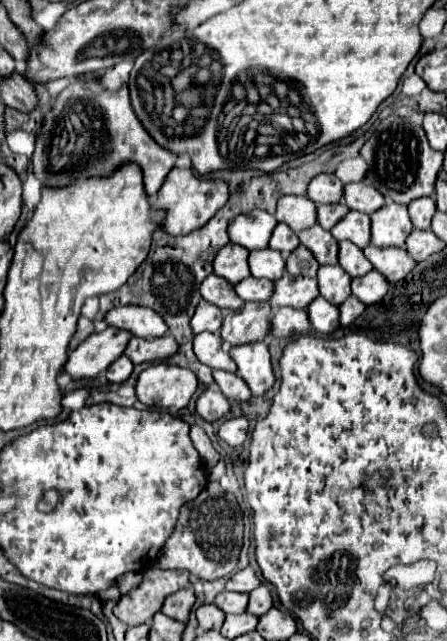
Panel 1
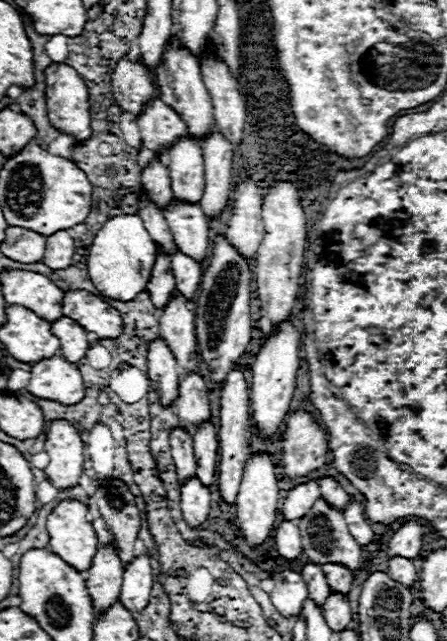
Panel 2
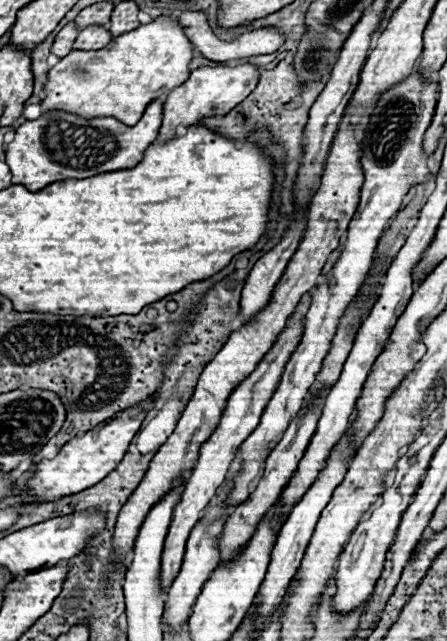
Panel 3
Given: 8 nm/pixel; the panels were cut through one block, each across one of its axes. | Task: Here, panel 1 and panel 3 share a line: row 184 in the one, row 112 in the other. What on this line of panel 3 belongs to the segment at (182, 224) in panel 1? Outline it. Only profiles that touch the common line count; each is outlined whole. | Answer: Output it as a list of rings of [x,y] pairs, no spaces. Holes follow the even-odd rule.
[[[250,64],[216,66],[216,68],[202,66],[202,68],[192,70],[190,78],[182,86],[174,88],[168,94],[168,98],[164,100],[162,128],[160,128],[156,144],[172,140],[176,136],[176,128],[178,126],[194,126],[194,124],[200,124],[204,118],[228,114],[228,110],[238,106],[254,90],[256,82],[258,82],[258,72]]]

